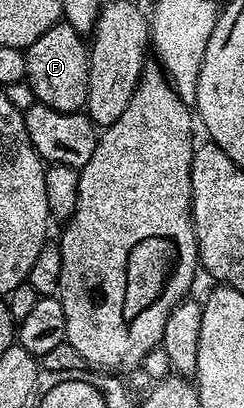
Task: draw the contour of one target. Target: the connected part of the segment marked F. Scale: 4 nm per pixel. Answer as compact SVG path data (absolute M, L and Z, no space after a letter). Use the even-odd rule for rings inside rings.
M59 20L40 40L36 40L27 46L26 55L26 77L25 81L34 93L35 99L42 102L48 108L54 108L56 112L68 112L69 114L79 113L86 105L88 96L88 72L90 71L90 51L83 35L78 34L74 28L64 20Z

